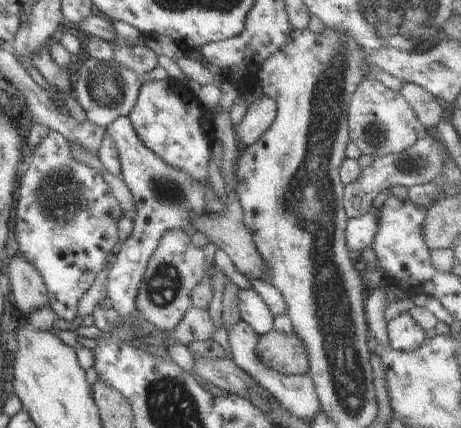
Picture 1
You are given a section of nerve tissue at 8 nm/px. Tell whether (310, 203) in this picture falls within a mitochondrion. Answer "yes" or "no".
yes

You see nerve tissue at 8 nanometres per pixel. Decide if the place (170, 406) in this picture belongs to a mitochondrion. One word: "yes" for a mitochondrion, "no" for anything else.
yes

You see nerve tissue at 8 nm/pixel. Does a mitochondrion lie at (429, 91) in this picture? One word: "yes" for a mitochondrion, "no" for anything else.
no

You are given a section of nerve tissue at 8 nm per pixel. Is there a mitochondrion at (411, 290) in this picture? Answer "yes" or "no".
no

